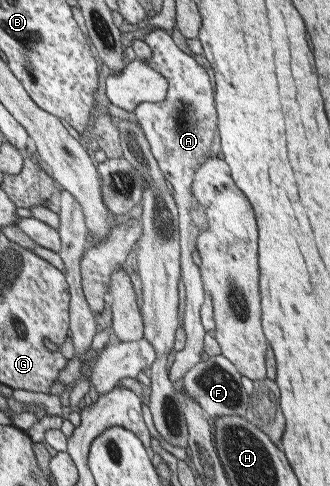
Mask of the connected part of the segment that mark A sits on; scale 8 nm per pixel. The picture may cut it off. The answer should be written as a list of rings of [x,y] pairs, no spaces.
[[[146,28],[143,41],[149,46],[151,55],[145,60],[151,69],[157,70],[166,78],[168,89],[166,99],[156,106],[142,106],[135,113],[136,121],[142,129],[149,149],[154,157],[163,177],[172,185],[172,198],[178,210],[177,227],[179,240],[179,263],[181,263],[181,281],[185,291],[185,307],[183,307],[183,329],[185,329],[185,346],[172,362],[168,370],[170,382],[182,380],[185,373],[199,363],[203,352],[203,336],[205,330],[199,325],[199,310],[204,300],[205,290],[202,287],[198,267],[191,260],[191,253],[196,249],[198,227],[193,223],[190,209],[198,205],[191,193],[190,185],[194,181],[195,172],[209,157],[211,151],[211,137],[215,135],[215,125],[218,120],[216,108],[213,107],[213,89],[209,83],[209,75],[201,69],[189,55],[179,51],[169,35],[165,35],[161,28]]]

